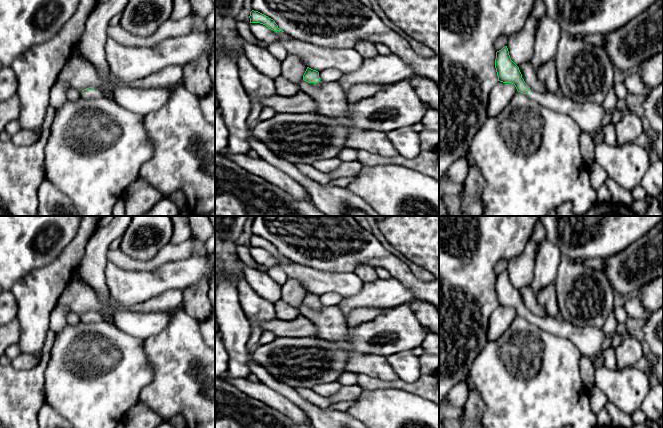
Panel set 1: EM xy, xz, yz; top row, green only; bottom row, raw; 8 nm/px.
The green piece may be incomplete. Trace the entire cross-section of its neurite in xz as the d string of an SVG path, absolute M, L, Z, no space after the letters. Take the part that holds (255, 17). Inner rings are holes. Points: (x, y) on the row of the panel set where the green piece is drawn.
M252 10L250 12L250 23L260 23L265 25L266 27L268 27L269 29L273 30L273 31L282 31L283 30L278 28L278 25L275 23L275 21L271 18L269 18L268 16L258 12L258 11L254 11Z

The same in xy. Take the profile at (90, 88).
M89 87L80 92L82 98L99 98L102 97L103 94L100 89Z

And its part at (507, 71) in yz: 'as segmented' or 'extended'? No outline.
extended

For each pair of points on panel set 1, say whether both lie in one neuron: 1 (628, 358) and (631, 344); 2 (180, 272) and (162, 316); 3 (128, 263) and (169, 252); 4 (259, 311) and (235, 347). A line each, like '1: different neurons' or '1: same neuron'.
1: same neuron
2: different neurons
3: same neuron
4: different neurons

